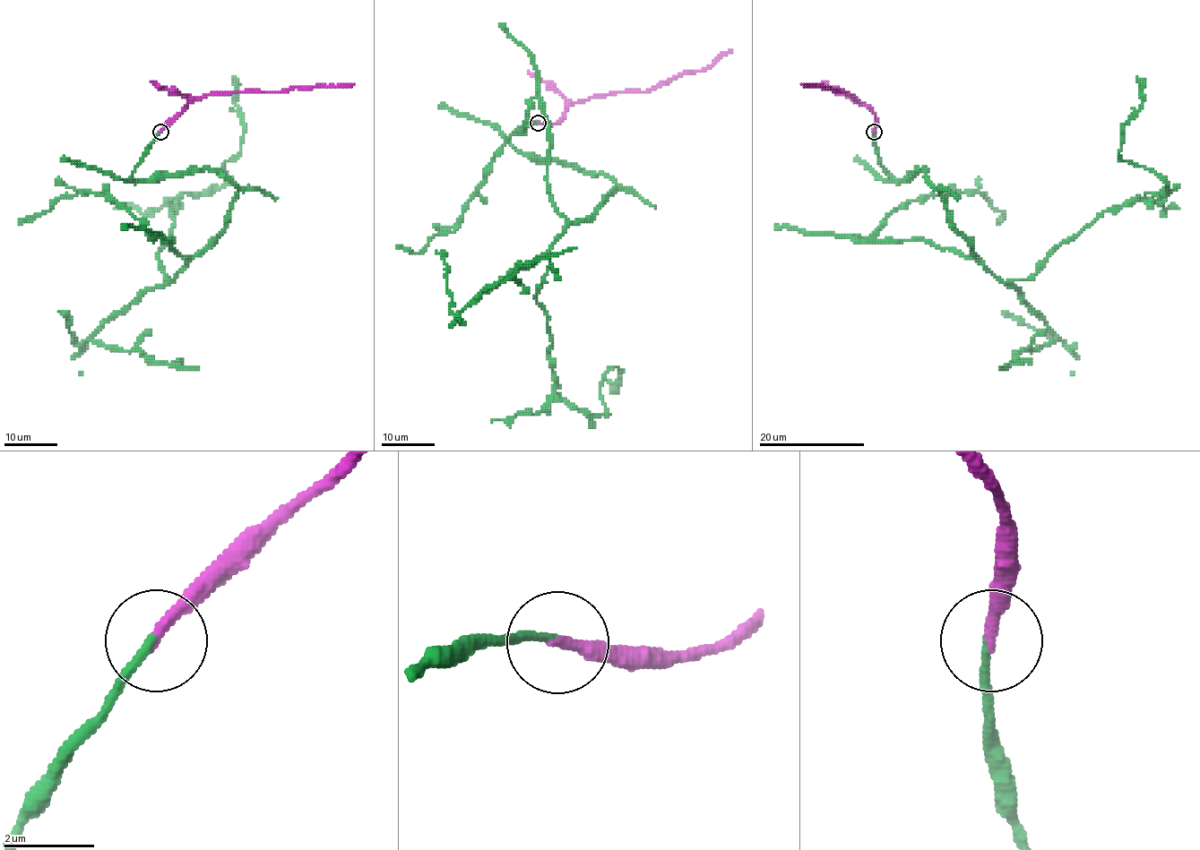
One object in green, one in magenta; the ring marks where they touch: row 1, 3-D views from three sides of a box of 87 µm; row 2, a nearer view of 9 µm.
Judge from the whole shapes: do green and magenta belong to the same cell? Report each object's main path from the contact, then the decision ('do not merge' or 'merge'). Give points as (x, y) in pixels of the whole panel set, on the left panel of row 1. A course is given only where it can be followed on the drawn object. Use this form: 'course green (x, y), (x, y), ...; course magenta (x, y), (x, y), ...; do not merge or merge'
course green (160, 133), (133, 180), (238, 189), (171, 281), (176, 198), (239, 153), (233, 75); course magenta (160, 133), (194, 99), (211, 94), (289, 91), (294, 88), (353, 85); merge

